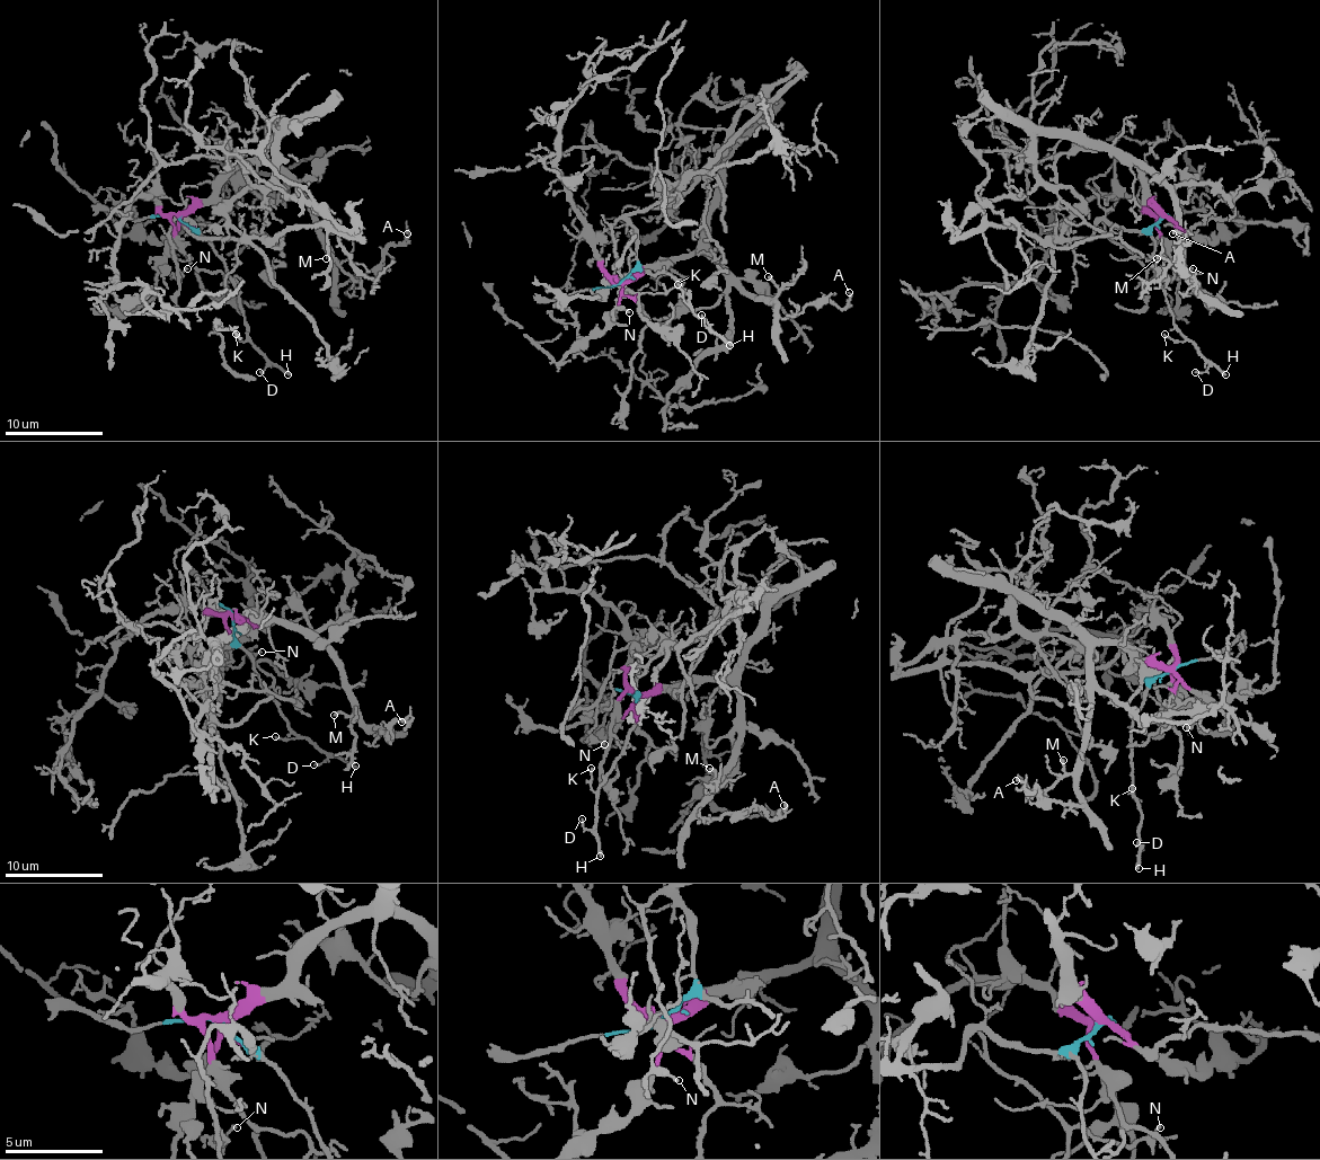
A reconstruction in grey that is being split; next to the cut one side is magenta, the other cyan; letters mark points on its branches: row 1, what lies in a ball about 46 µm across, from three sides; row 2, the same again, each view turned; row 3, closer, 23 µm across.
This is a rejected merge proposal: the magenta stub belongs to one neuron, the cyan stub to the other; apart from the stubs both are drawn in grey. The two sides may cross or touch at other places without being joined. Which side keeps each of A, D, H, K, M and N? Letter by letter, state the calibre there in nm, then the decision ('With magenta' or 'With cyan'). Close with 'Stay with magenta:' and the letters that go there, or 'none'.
A: Thickness 180 nm. With magenta
D: Thickness 120 nm. With cyan
H: Thickness 220 nm. With cyan
K: Thickness 120 nm. With cyan
M: Thickness 180 nm. With magenta
N: Thickness 160 nm. With cyan
Stay with magenta: A, M

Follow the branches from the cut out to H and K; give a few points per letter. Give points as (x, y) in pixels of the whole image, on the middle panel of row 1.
H: (620, 282), (637, 269), (649, 274), (666, 272), (687, 292), (689, 307), (731, 346)
K: (620, 282), (637, 269), (649, 274), (666, 272), (689, 294), (687, 304), (676, 284)

